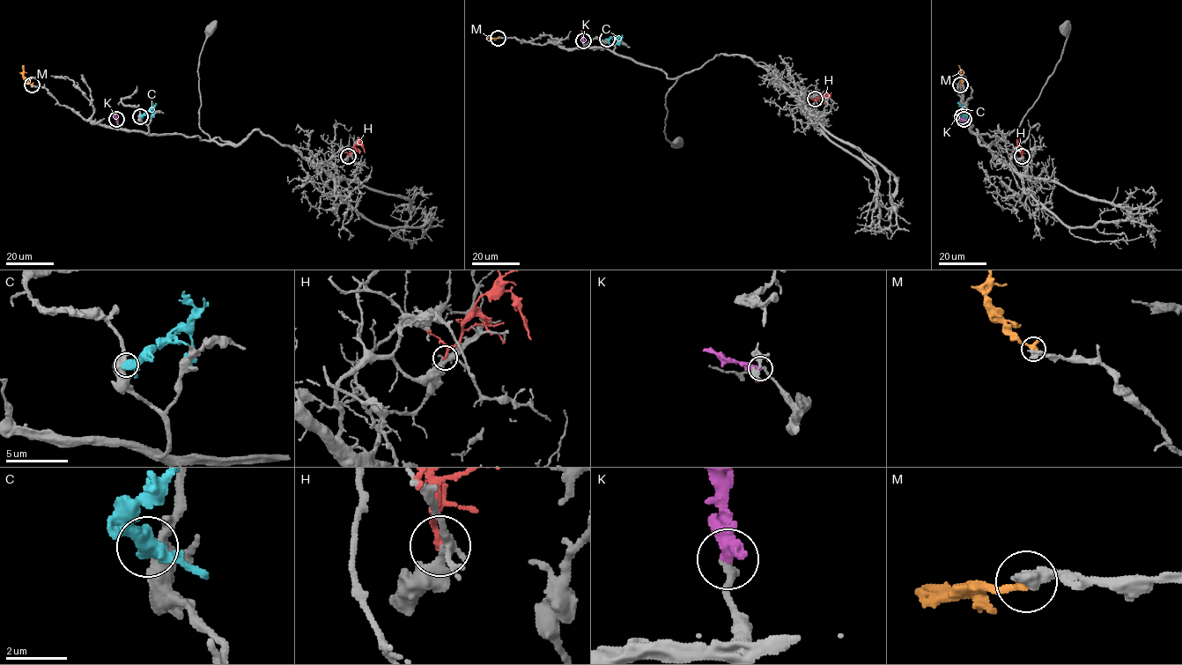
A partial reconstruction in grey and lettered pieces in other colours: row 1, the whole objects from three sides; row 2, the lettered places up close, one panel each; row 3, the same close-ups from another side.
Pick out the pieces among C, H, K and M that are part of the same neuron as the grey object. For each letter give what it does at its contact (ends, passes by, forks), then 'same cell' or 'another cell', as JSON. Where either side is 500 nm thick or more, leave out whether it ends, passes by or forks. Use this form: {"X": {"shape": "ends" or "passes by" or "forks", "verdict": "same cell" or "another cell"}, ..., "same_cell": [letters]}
{"C": {"verdict": "another cell"}, "H": {"shape": "passes by", "verdict": "another cell"}, "K": {"shape": "passes by", "verdict": "same cell"}, "M": {"verdict": "another cell"}, "same_cell": ["K"]}

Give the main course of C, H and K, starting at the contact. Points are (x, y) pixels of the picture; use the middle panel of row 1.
C: (607, 40), (612, 38), (617, 41), (618, 35)
H: (814, 99), (831, 92)
K: (583, 41), (581, 30)

